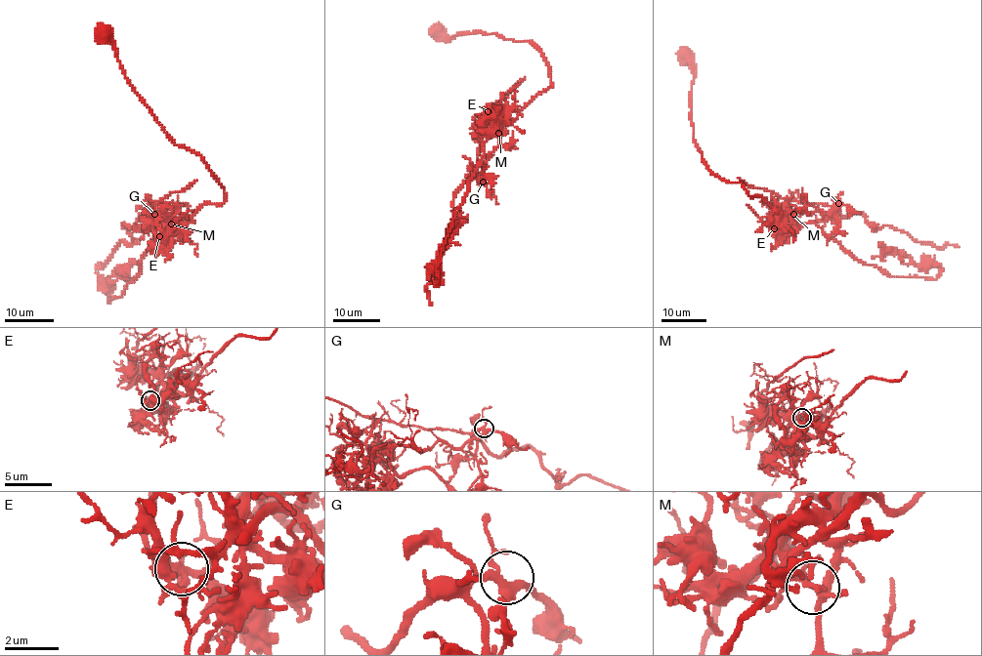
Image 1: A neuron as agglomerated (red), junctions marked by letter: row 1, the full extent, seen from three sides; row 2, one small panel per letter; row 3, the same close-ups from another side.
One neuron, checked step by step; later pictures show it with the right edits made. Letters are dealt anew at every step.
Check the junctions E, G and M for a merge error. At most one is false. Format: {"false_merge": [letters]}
{"false_merge": ["M"]}

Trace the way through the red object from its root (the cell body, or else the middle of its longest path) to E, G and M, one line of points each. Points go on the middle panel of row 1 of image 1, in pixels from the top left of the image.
E: (438, 32), (445, 40), (480, 32), (529, 41), (546, 61), (551, 87), (514, 119), (502, 107), (488, 111)
G: (438, 32), (445, 40), (480, 32), (529, 41), (550, 67), (551, 87), (514, 119), (505, 116), (483, 182)
M: (438, 32), (445, 40), (480, 32), (529, 41), (546, 61), (551, 87), (514, 119), (506, 115), (499, 134)

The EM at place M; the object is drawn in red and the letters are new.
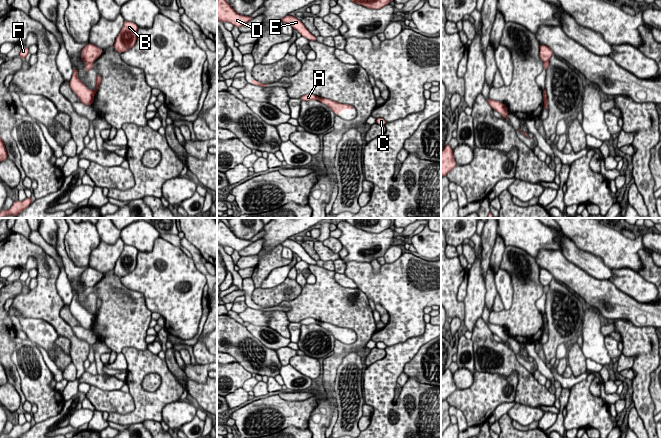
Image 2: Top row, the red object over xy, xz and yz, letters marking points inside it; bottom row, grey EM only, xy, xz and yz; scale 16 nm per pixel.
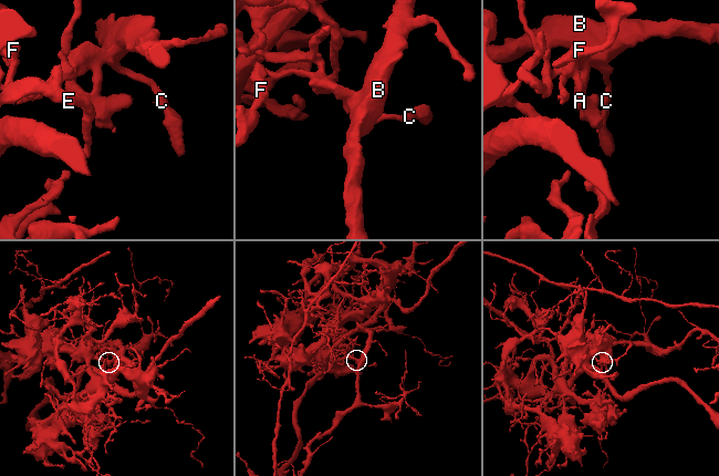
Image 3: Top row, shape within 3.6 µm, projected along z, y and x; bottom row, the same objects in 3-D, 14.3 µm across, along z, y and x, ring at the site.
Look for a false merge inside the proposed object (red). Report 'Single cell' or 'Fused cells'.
Fused cells

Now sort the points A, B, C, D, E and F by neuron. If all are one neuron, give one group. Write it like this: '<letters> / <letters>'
A C D E F / B

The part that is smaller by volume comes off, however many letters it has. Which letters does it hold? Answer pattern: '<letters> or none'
B

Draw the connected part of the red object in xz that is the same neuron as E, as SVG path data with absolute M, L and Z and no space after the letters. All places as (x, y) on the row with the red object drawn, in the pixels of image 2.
M287 15L281 19L283 23L288 23L289 25L292 26L293 29L297 30L302 37L307 38L308 40L311 41L317 41L317 37L312 35L307 28L304 26L304 24L301 22L301 20L297 19L294 16Z

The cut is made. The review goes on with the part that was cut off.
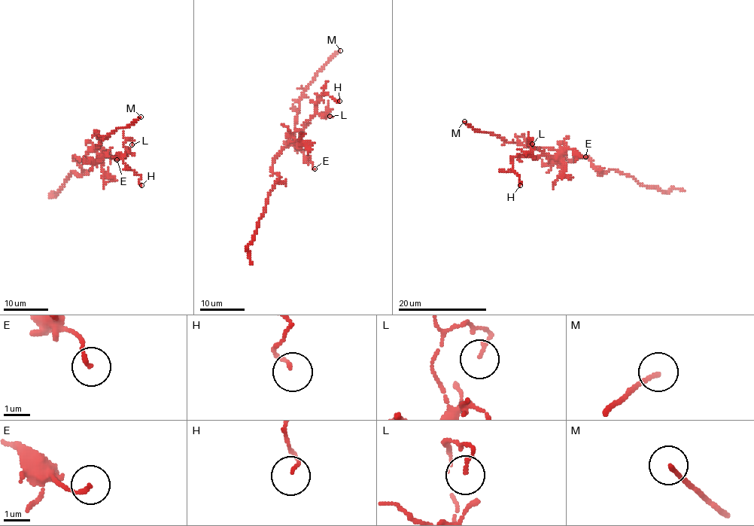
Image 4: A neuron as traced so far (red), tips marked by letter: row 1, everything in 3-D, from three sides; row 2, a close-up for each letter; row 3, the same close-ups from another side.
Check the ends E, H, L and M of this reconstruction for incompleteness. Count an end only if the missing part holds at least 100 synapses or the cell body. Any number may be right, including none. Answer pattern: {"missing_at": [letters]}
{"missing_at": ["M"]}

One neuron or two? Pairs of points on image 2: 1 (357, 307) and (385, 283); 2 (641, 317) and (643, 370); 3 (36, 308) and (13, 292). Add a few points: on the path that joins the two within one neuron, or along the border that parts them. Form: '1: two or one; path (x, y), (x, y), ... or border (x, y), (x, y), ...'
1: two; border (357, 287), (368, 299)
2: two; border (619, 318), (629, 320), (637, 326), (650, 327)
3: two; border (20, 293), (13, 300)

